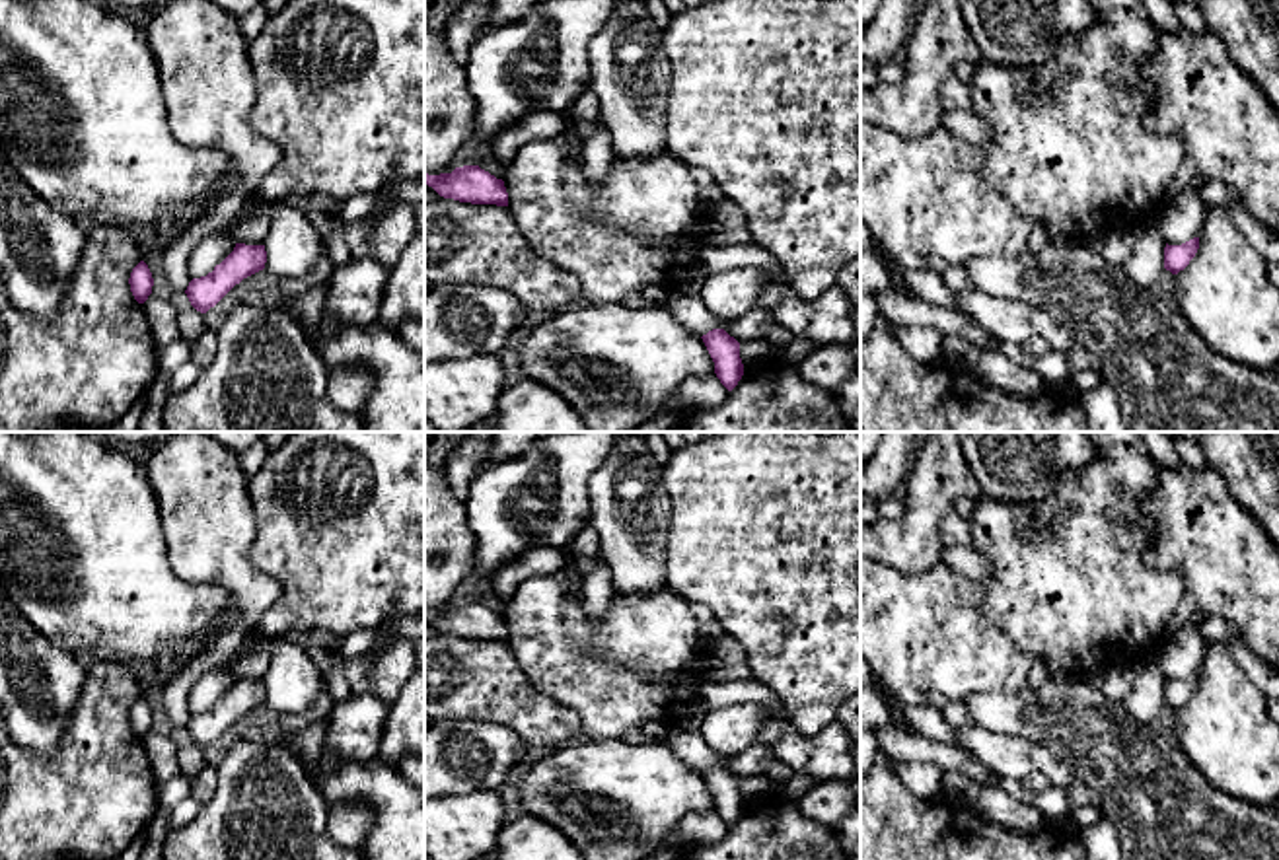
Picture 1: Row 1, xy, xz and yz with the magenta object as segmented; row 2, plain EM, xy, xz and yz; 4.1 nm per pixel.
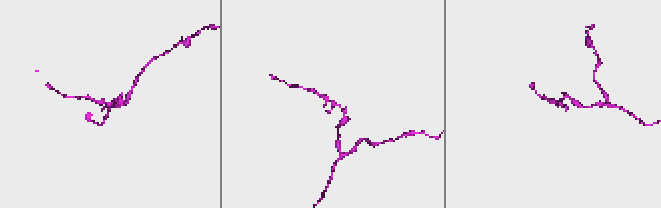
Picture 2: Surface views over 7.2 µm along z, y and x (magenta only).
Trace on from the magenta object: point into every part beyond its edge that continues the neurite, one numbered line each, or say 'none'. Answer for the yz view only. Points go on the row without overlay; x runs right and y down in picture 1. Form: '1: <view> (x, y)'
none

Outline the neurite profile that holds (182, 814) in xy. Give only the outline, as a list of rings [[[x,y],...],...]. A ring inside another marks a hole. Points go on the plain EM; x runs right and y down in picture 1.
[[[193,796],[175,804],[169,809],[169,823],[167,823],[169,831],[189,825],[197,817],[199,809],[201,809],[201,804]]]

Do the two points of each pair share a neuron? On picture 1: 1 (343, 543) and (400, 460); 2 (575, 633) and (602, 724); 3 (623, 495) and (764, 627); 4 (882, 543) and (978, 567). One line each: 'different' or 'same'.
1: same
2: same
3: different
4: different

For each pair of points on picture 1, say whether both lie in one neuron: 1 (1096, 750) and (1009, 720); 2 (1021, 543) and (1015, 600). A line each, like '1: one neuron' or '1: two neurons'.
1: one neuron
2: one neuron

